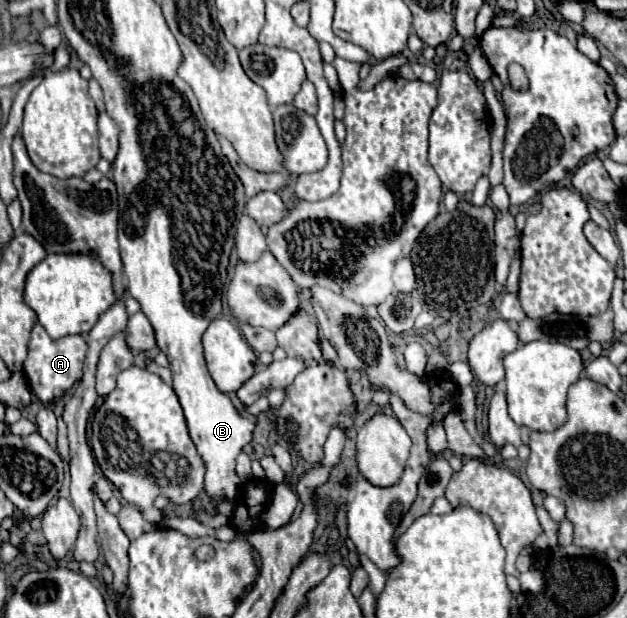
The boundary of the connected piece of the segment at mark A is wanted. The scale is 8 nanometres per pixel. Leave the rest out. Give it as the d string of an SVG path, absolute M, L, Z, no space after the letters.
M36 323L32 329L32 335L30 335L28 357L26 357L24 369L22 369L32 393L42 403L52 403L56 397L62 397L74 383L78 383L82 379L86 351L88 351L88 343L86 343L84 335L68 335L68 337L62 337L60 341L54 341L48 337L44 327L40 323Z

